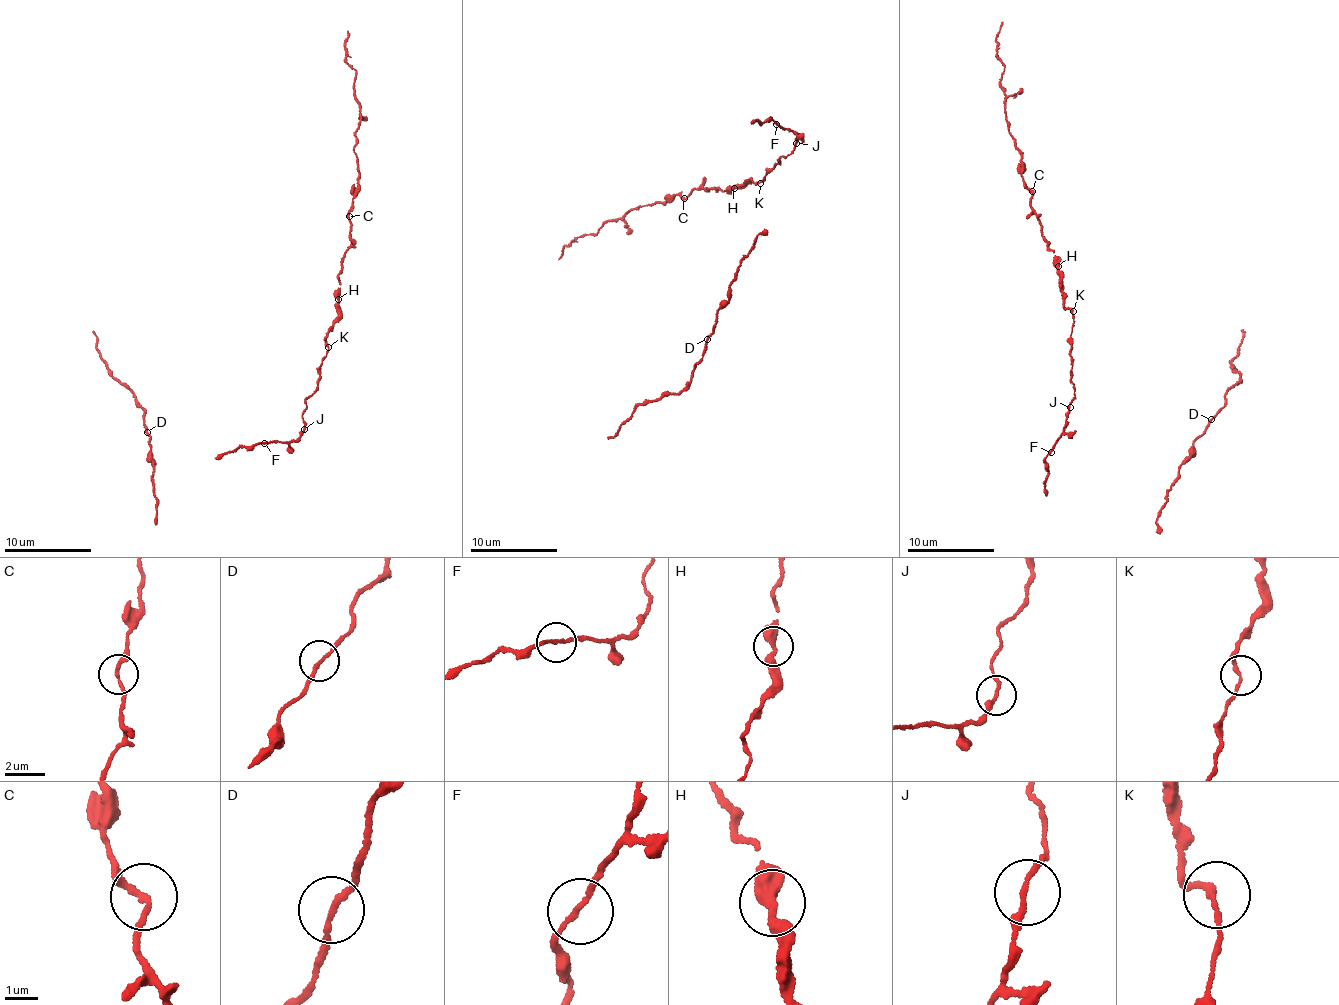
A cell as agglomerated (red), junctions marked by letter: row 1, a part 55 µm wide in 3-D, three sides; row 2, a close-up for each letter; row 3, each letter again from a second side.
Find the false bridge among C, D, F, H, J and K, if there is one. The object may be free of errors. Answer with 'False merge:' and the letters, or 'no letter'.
False merge: no letter

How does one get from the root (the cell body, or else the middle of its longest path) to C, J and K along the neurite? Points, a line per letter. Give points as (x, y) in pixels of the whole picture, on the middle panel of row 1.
C: (790, 131), (798, 136), (793, 149), (778, 160), (760, 183), (750, 179), (730, 192), (694, 189), (683, 198)
J: (790, 131), (796, 133), (796, 143)
K: (790, 131), (798, 136), (793, 149), (778, 160), (760, 183)

